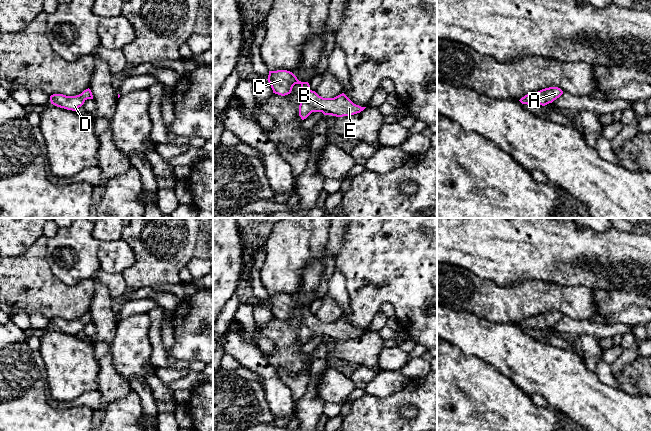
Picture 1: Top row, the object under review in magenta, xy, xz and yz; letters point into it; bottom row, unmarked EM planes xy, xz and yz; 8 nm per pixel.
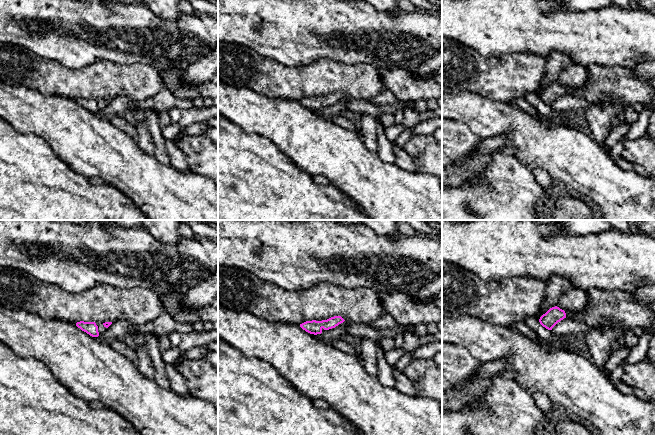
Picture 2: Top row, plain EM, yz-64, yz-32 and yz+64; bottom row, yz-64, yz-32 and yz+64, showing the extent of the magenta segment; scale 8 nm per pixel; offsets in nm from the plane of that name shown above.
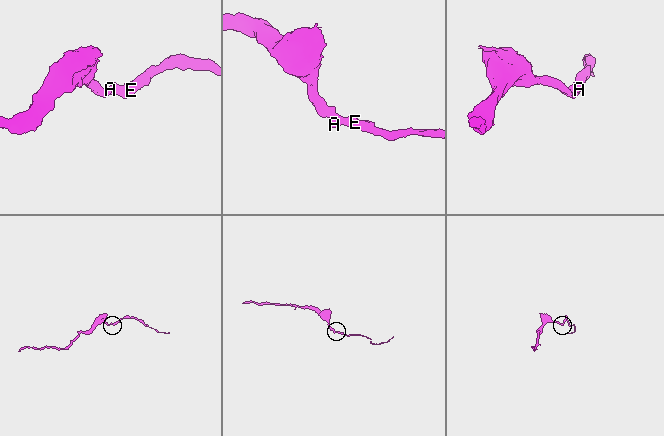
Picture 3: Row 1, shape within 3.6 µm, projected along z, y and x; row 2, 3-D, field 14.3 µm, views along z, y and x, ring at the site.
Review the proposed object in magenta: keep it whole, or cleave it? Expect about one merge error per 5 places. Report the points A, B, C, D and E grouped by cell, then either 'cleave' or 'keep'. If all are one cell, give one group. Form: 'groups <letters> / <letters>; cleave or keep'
groups A B C D E; keep

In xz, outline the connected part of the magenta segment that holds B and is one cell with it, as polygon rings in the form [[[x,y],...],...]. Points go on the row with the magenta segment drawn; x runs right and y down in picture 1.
[[[287,70],[269,71],[267,80],[273,93],[281,96],[290,94],[295,84],[301,85],[299,116],[302,120],[306,119],[312,112],[343,117],[360,113],[366,108],[354,104],[344,93],[334,98],[323,98],[310,89],[308,82],[299,81],[292,72]]]

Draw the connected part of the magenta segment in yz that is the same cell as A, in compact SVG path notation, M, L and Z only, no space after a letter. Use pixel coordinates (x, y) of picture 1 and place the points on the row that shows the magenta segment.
M549 87L542 89L536 93L527 94L519 101L527 105L542 105L545 106L552 103L563 94L563 91L558 87Z

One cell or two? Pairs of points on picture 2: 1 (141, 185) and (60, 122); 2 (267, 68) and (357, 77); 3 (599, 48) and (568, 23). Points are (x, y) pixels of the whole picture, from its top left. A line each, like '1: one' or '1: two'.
1: one
2: one
3: one

